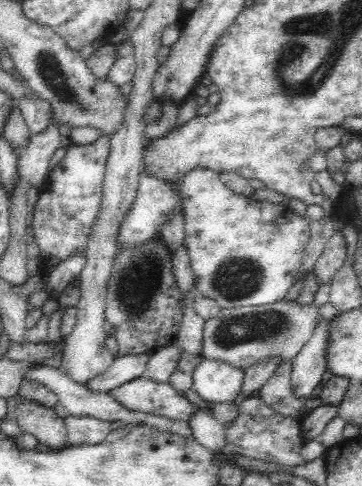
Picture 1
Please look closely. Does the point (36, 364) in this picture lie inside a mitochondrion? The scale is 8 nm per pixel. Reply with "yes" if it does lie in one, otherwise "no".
no

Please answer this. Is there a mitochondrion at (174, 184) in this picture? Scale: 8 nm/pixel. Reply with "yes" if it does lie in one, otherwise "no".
no

